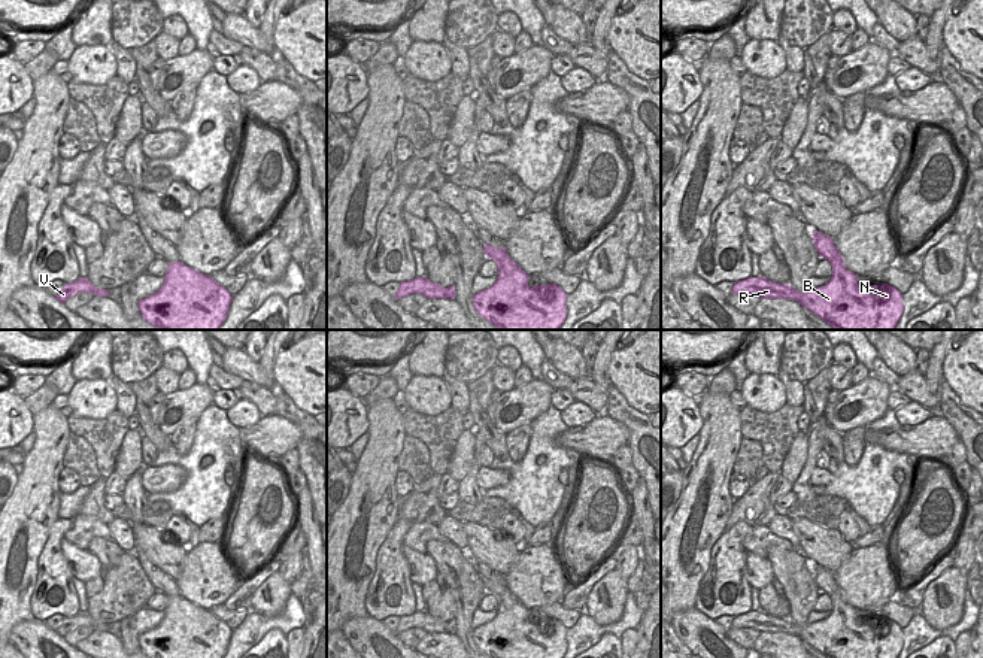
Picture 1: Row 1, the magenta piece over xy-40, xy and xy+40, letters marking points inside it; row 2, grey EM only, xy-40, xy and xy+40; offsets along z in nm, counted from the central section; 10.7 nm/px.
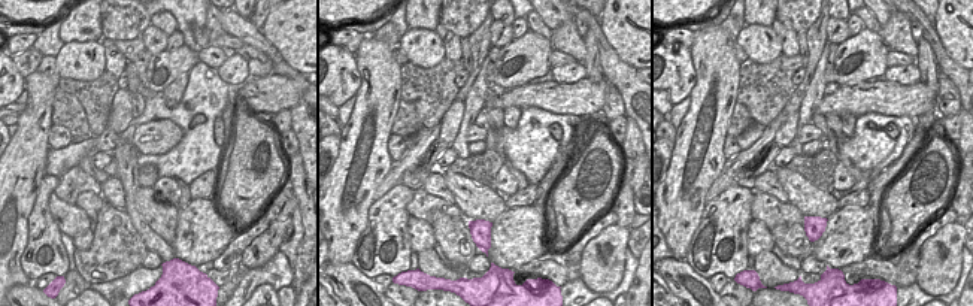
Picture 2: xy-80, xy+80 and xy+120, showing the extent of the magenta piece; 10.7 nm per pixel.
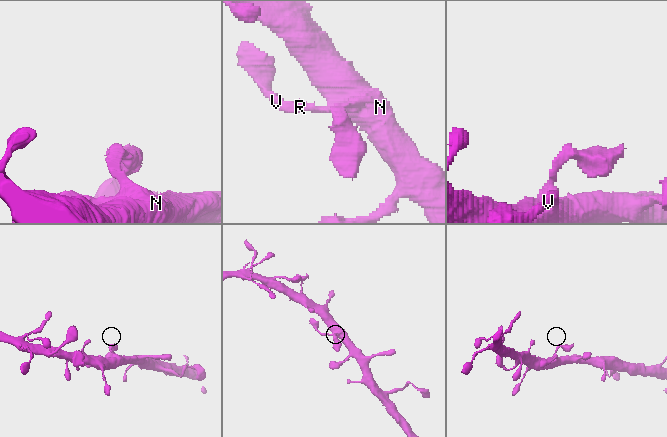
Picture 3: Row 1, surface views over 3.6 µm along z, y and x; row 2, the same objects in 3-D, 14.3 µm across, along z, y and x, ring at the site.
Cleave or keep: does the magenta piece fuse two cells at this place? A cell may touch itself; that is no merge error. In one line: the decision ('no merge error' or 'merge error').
no merge error

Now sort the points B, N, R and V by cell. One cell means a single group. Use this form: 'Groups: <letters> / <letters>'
Groups: B N R V

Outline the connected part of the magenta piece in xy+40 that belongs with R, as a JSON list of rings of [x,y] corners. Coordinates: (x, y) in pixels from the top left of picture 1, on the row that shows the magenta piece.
[[[820,231],[811,234],[816,251],[832,267],[826,285],[797,291],[786,283],[750,276],[735,282],[731,292],[795,300],[832,330],[894,330],[904,310],[902,294],[889,283],[867,285],[864,289],[858,285],[858,275],[844,267],[844,258],[837,251],[834,237]]]

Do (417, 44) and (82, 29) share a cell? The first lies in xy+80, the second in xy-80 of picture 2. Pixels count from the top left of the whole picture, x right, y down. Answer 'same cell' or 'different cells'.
different cells

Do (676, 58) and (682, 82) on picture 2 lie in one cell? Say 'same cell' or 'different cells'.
same cell

